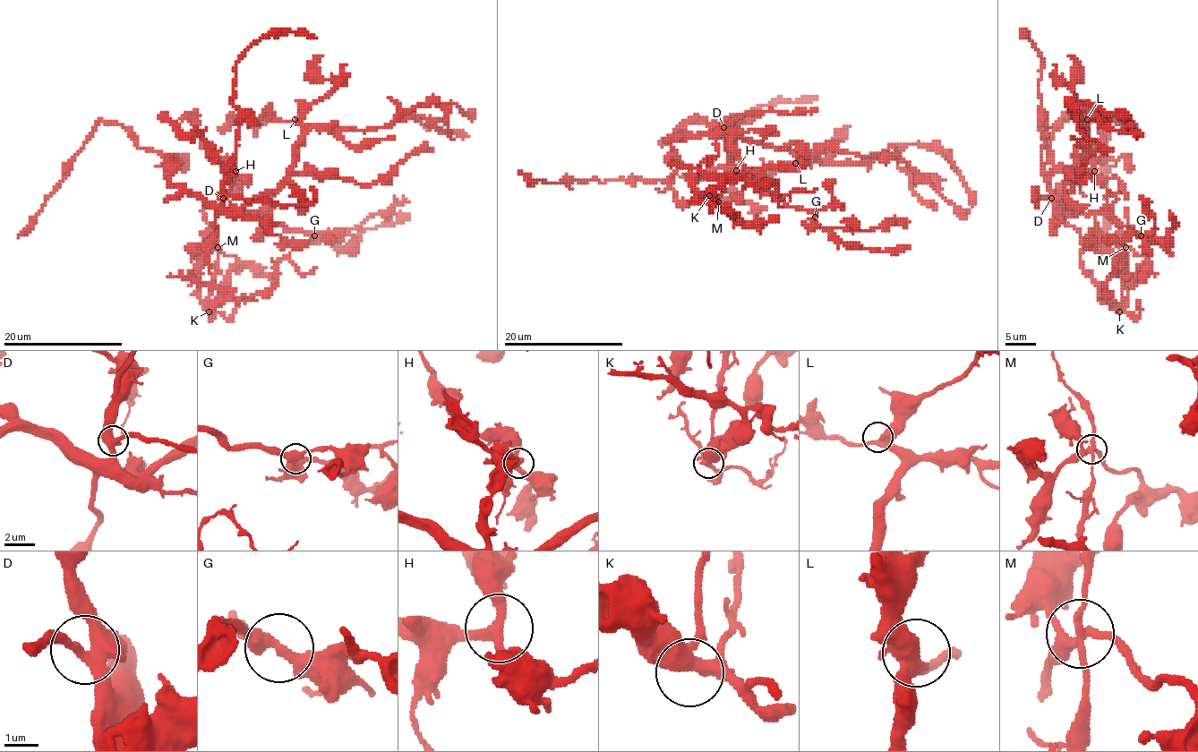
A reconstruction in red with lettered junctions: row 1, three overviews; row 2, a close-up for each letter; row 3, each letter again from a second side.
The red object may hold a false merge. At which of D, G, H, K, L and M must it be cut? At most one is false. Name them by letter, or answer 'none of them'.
none of them

